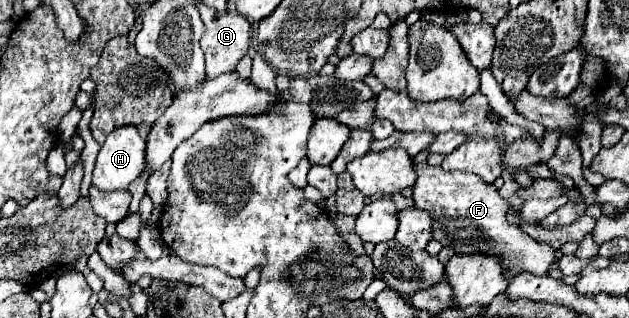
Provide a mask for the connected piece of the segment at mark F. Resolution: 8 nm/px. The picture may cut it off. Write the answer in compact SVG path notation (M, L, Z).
M417 165L417 181L413 185L413 201L417 209L441 213L431 213L433 219L433 239L451 247L459 255L489 255L497 257L505 267L507 283L519 273L527 271L533 275L547 275L557 263L557 251L549 243L539 243L529 237L519 225L507 221L509 203L503 199L495 185L485 183L481 177L465 171L443 171L441 167Z

